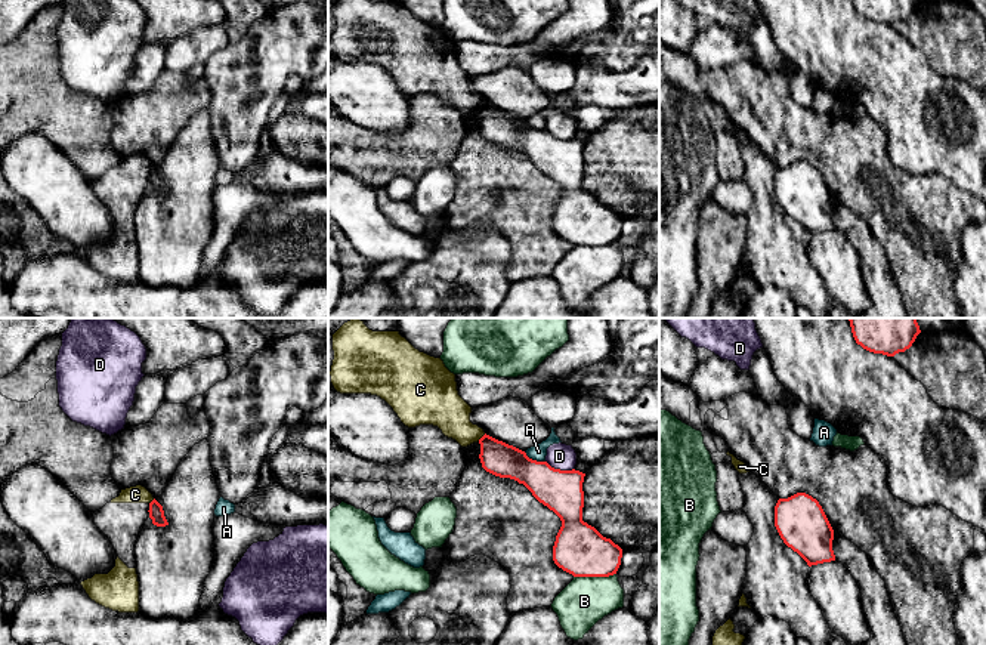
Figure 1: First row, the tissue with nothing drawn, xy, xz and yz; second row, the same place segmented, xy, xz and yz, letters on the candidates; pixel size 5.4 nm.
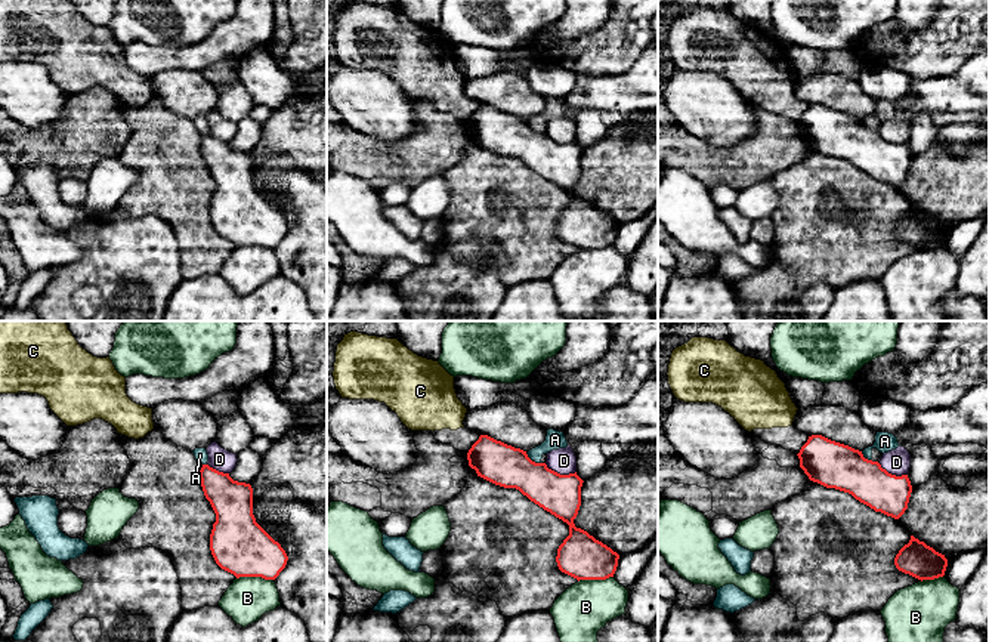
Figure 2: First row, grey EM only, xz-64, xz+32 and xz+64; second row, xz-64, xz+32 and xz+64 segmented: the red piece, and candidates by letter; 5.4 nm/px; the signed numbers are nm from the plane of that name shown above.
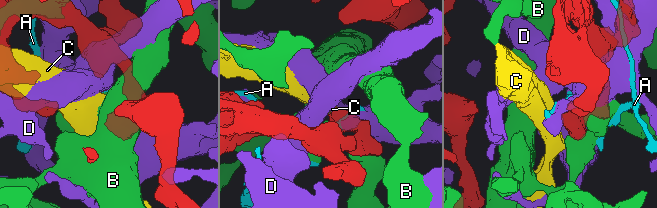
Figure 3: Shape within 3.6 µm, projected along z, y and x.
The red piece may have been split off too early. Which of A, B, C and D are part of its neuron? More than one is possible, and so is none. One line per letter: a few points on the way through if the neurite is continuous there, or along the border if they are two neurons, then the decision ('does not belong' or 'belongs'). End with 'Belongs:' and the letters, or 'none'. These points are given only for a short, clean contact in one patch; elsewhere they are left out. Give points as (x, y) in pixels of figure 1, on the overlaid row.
A: does not belong
B: does not belong
C: border xz (485, 434), (478, 440); does not belong
D: does not belong
Belongs: none

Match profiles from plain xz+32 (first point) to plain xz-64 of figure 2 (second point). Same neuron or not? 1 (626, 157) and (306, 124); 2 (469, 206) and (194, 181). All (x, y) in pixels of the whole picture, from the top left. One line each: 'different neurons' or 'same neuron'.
1: same neuron
2: same neuron

